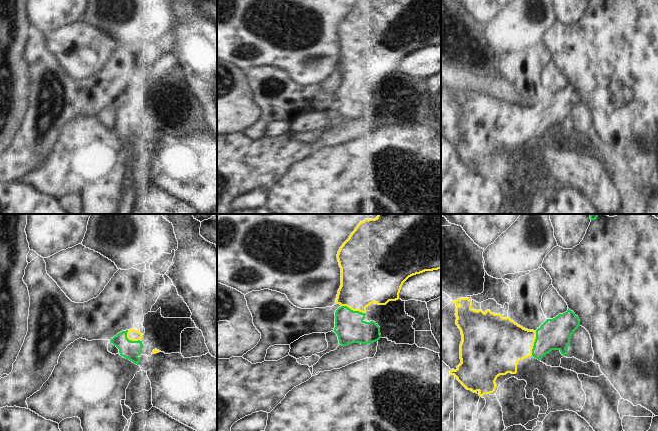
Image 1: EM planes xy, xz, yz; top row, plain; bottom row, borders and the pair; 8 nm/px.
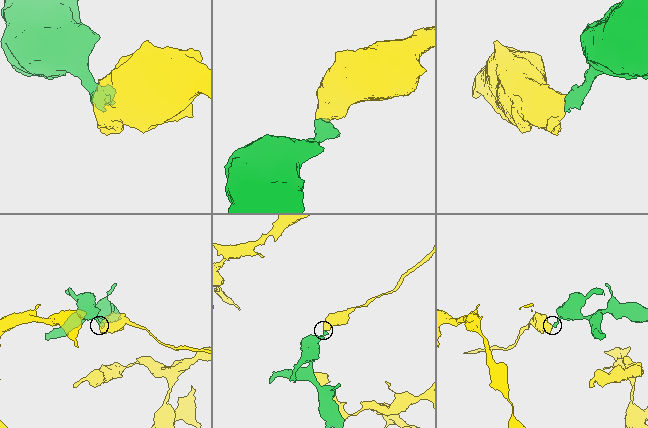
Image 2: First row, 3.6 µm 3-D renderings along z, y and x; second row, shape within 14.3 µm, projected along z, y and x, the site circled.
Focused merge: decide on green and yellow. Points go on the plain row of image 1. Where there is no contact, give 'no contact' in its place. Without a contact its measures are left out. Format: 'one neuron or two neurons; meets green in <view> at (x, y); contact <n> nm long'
one neuron; meets green in yz at (534, 119); contact 200 nm long

